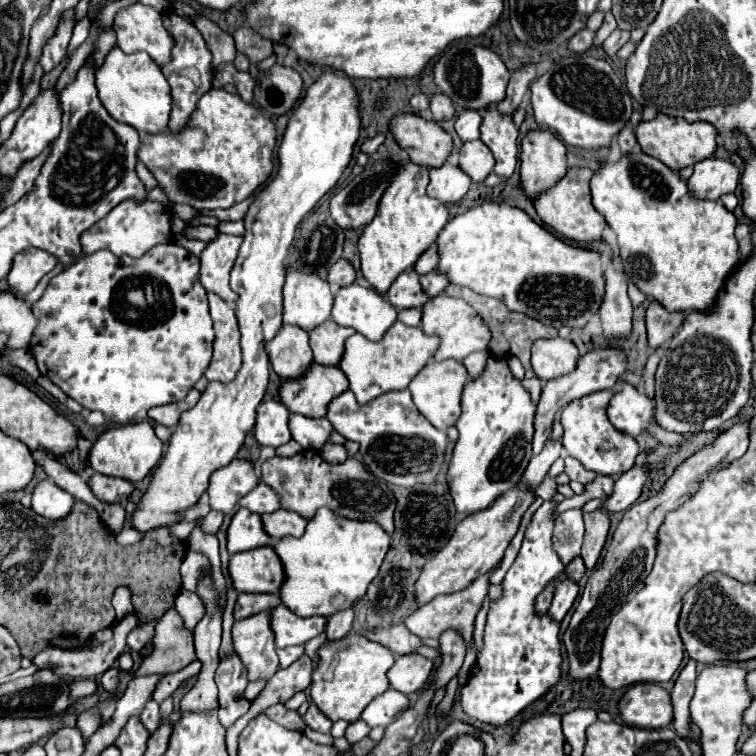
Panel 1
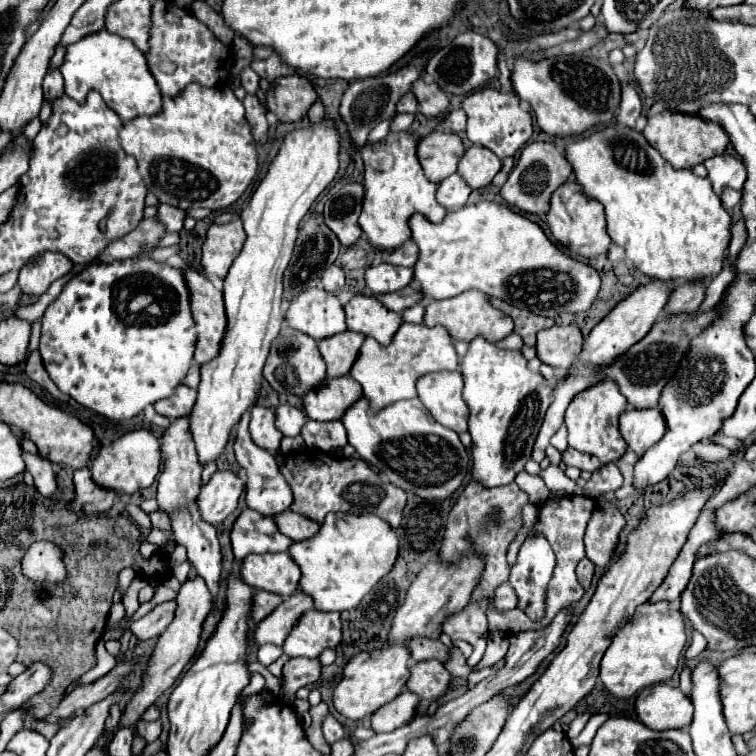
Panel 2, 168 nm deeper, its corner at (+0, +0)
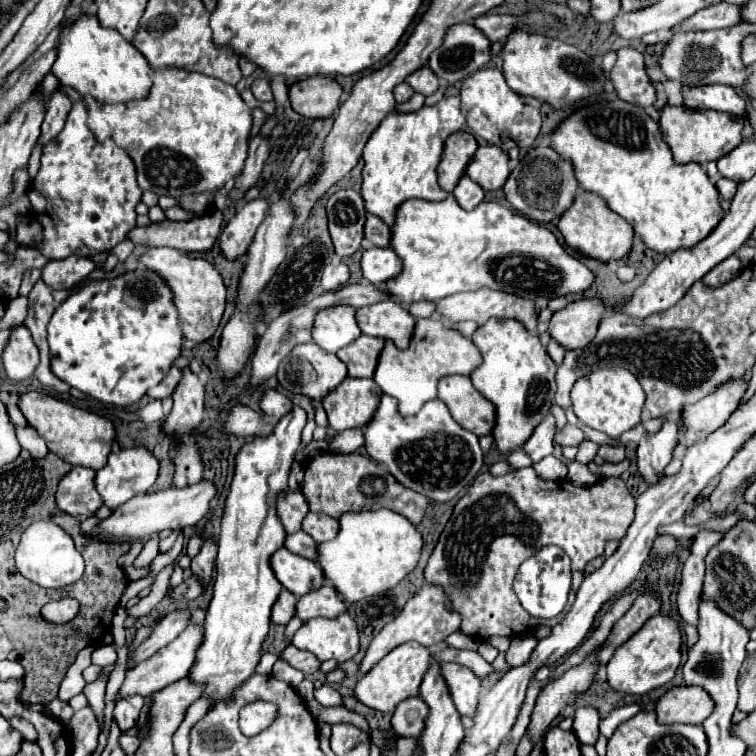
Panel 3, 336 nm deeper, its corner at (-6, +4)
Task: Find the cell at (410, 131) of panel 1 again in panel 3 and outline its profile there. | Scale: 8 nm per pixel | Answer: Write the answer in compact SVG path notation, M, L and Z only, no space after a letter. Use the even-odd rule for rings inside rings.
M460 130L446 140L444 156L438 164L438 184L442 186L442 190L452 192L452 188L456 188L460 176L464 176L466 166L476 150L478 140L466 130Z

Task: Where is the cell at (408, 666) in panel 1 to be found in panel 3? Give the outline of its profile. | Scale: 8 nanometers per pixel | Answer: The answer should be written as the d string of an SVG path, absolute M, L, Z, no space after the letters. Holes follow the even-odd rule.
M442 664L442 676L448 682L460 714L472 718L480 700L480 678L470 668L460 664Z

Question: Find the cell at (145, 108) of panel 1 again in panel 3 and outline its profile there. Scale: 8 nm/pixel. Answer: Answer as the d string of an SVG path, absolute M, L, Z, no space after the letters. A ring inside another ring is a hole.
M88 12L72 20L72 24L64 24L64 32L56 46L52 74L62 84L76 88L80 94L92 94L100 102L108 104L144 98L148 88L152 88L152 80L148 76L150 66L144 56L136 52L134 44L124 40L116 30L102 28L98 18Z

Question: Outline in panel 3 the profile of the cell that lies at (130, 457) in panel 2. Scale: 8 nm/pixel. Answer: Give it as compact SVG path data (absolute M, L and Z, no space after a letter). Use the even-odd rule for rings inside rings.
M124 448L120 452L112 452L108 456L108 464L96 470L94 488L98 490L104 506L116 508L138 494L146 494L148 488L156 482L156 476L158 476L158 460L154 458L152 452L148 452L146 448Z

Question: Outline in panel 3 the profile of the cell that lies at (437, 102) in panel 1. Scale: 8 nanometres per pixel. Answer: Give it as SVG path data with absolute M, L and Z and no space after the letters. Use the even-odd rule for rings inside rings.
M428 66L418 68L416 72L412 72L412 76L408 76L406 82L408 82L416 92L426 94L426 96L430 96L432 92L436 92L438 86L440 86L438 78L434 76L434 72L432 72Z

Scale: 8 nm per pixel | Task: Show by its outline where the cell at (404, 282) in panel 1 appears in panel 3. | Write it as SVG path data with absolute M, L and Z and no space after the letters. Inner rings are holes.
M368 248L360 260L364 278L372 284L384 284L400 272L400 260L392 248Z

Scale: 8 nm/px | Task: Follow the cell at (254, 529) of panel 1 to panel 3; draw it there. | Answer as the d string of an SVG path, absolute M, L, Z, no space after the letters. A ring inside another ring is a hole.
M302 530L294 532L294 534L288 534L288 540L286 540L286 548L298 556L304 556L308 560L314 560L316 562L316 548L318 544L308 536L304 534Z

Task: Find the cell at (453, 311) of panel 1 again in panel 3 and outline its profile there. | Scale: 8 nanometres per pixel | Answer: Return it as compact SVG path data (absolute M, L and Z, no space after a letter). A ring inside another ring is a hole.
M482 288L482 290L476 290L476 292L458 292L458 294L452 294L444 300L440 300L436 304L436 312L446 316L448 320L452 322L462 322L462 320L472 320L476 322L478 326L486 324L488 318L492 316L498 316L498 318L514 318L518 322L522 322L528 332L532 334L538 334L536 332L536 326L538 326L538 312L536 312L536 302L534 300L524 300L520 296L512 296L512 294L506 294L506 292L496 292L496 290L488 290L488 288Z

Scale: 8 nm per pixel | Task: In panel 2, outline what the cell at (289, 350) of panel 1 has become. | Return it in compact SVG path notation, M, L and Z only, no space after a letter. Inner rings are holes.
M282 326L280 336L274 340L268 362L264 366L264 378L268 380L268 384L280 392L280 394L296 394L302 396L306 394L310 388L318 386L324 382L326 378L326 364L318 352L316 340L310 340L310 336L306 336L304 332L298 332L290 326Z

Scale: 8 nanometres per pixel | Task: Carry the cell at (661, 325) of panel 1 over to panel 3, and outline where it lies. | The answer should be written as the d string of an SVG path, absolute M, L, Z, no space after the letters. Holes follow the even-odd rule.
M732 254L728 260L720 262L716 268L712 268L712 272L708 272L702 278L702 282L708 286L722 286L722 284L734 280L740 274L740 270L742 270L742 262L736 254Z

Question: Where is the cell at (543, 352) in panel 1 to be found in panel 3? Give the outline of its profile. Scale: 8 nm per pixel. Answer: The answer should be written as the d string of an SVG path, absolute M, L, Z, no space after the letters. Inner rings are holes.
M580 298L558 310L548 326L550 336L564 348L584 348L592 342L608 306L600 298Z

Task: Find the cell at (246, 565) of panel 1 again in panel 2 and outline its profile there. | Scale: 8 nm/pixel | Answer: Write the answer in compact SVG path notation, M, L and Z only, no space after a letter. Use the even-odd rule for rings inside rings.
M286 552L250 554L242 560L242 580L256 590L268 590L286 598L298 590L300 568Z

